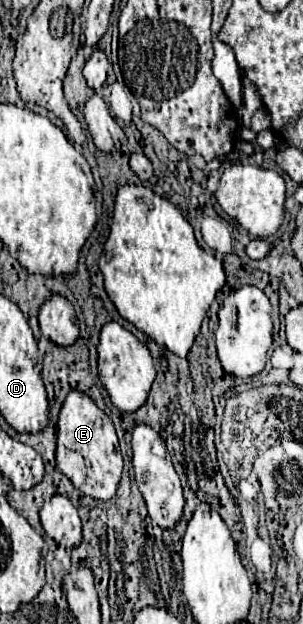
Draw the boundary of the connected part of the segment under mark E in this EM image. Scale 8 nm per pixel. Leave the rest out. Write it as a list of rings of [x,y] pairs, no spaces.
[[[72,390],[60,410],[56,466],[86,496],[110,500],[116,494],[122,476],[122,454],[112,420],[94,404],[92,398]]]

